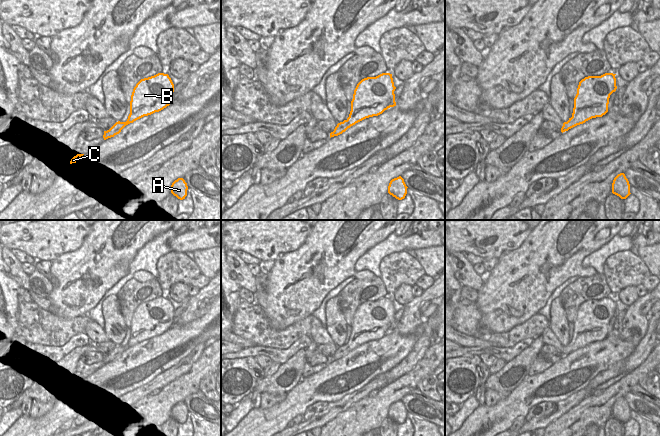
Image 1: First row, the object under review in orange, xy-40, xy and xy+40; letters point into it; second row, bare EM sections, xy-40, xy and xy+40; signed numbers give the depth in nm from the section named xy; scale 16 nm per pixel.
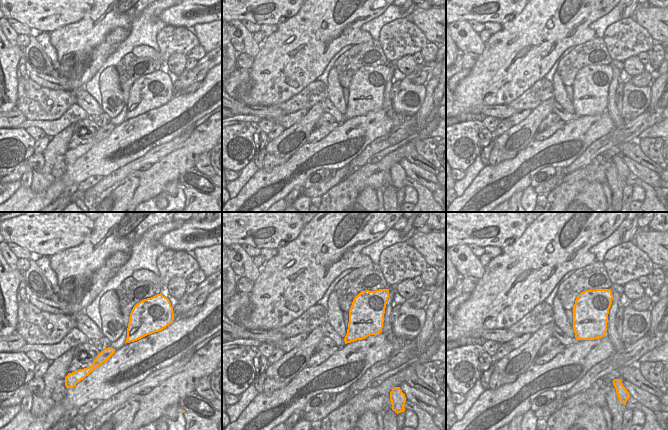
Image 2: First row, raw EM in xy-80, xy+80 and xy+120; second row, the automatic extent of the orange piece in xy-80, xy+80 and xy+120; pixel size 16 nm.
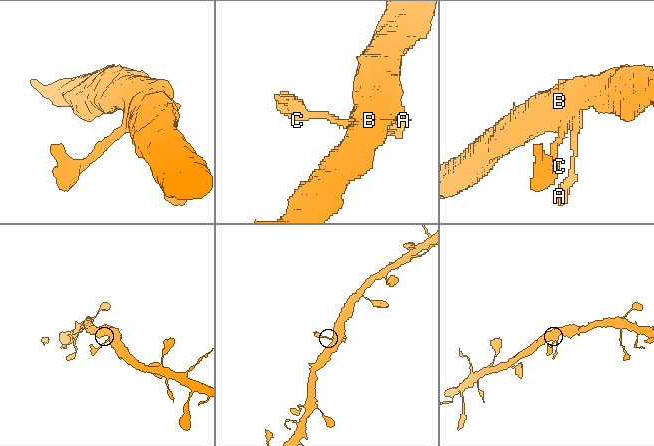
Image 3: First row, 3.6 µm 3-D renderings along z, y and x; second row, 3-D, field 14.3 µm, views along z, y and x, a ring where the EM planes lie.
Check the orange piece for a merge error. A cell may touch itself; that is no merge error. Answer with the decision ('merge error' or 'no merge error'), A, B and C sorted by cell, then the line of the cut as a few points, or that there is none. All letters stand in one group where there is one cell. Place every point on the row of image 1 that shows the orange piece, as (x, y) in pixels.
no merge error; groups A B C; cut none

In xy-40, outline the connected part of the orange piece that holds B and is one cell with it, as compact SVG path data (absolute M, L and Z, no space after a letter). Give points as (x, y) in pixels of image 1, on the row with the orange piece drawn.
M158 73L141 79L133 89L130 101L130 114L126 122L116 122L104 131L104 140L114 137L128 124L159 112L173 102L174 84L168 74Z

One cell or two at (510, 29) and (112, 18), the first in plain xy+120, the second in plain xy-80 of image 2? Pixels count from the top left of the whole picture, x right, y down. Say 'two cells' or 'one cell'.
one cell

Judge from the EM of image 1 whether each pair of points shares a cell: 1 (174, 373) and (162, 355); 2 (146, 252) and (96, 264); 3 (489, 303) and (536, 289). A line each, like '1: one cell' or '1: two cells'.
1: two cells
2: two cells
3: one cell

